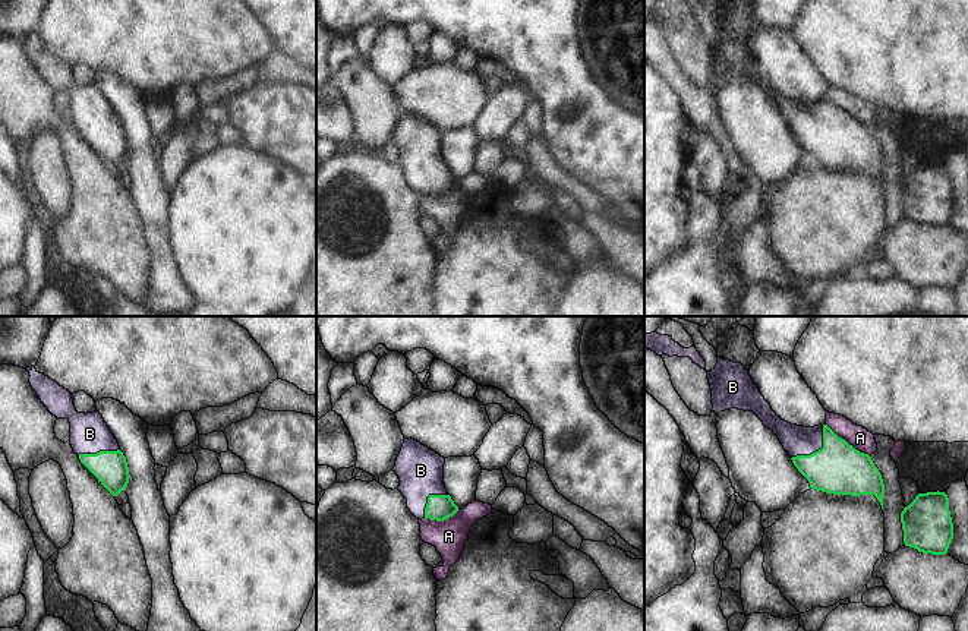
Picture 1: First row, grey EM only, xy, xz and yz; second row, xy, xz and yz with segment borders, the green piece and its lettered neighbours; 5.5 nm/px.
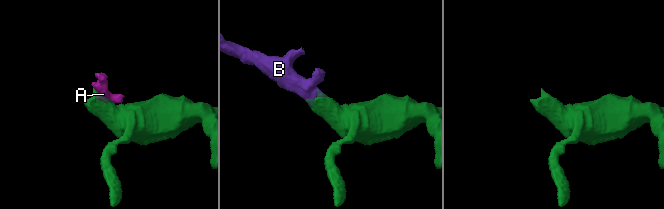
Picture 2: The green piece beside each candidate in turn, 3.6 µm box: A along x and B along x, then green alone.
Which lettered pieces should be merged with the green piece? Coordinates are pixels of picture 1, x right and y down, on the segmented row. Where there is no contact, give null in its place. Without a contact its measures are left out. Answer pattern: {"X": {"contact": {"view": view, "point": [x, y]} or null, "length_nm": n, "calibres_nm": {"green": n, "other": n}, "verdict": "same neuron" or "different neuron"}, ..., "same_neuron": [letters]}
{"A": {"contact": {"view": "yz", "point": [847, 442]}, "length_nm": 300, "calibres_nm": {"green": 280, "other": 120}, "verdict": "different neuron"}, "B": {"contact": {"view": "yz", "point": [816, 451]}, "length_nm": 260, "calibres_nm": {"green": 280, "other": 160}, "verdict": "same neuron"}, "same_neuron": ["B"]}

